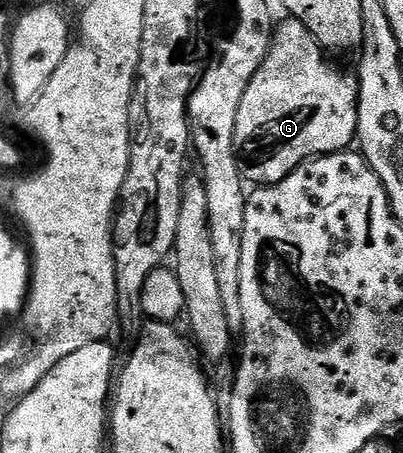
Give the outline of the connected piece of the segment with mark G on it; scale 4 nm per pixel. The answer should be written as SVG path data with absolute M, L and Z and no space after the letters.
M288 17L274 27L271 47L257 68L257 76L249 80L241 108L237 108L237 124L233 132L235 154L239 158L239 171L244 179L256 187L272 186L289 172L293 172L310 158L323 158L348 149L357 138L357 112L359 111L359 79L354 73L338 70L327 58L322 46L296 18Z

